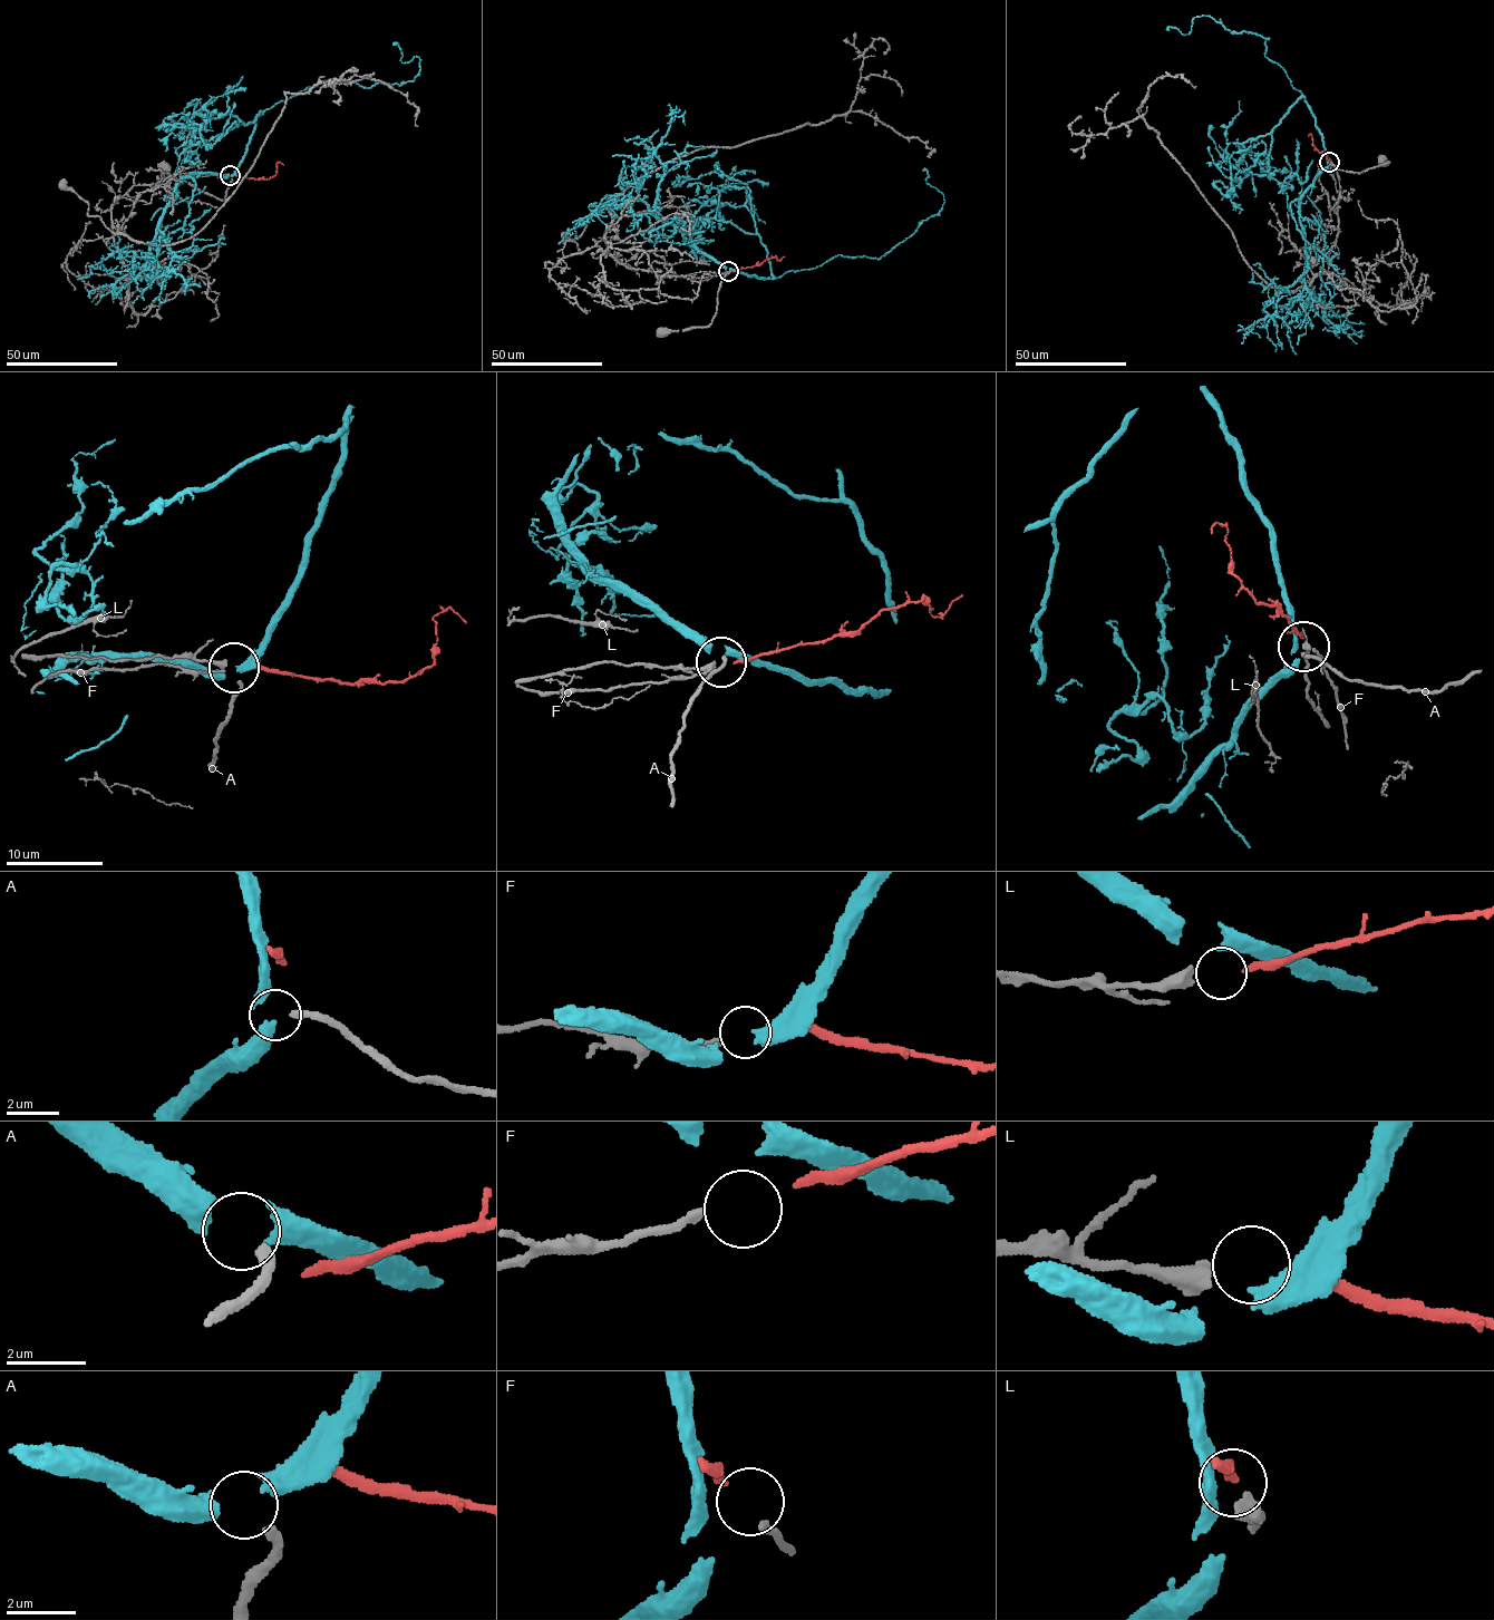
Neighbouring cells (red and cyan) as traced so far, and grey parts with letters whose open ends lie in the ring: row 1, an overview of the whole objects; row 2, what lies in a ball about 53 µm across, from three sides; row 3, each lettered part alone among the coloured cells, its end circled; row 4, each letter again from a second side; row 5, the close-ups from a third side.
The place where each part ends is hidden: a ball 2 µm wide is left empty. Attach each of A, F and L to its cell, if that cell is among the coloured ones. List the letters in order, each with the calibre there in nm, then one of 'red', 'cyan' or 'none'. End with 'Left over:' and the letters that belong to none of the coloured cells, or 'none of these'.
A: 280 nm | cyan
F: 200 nm | none
L: 480 nm | red
Left over: F

